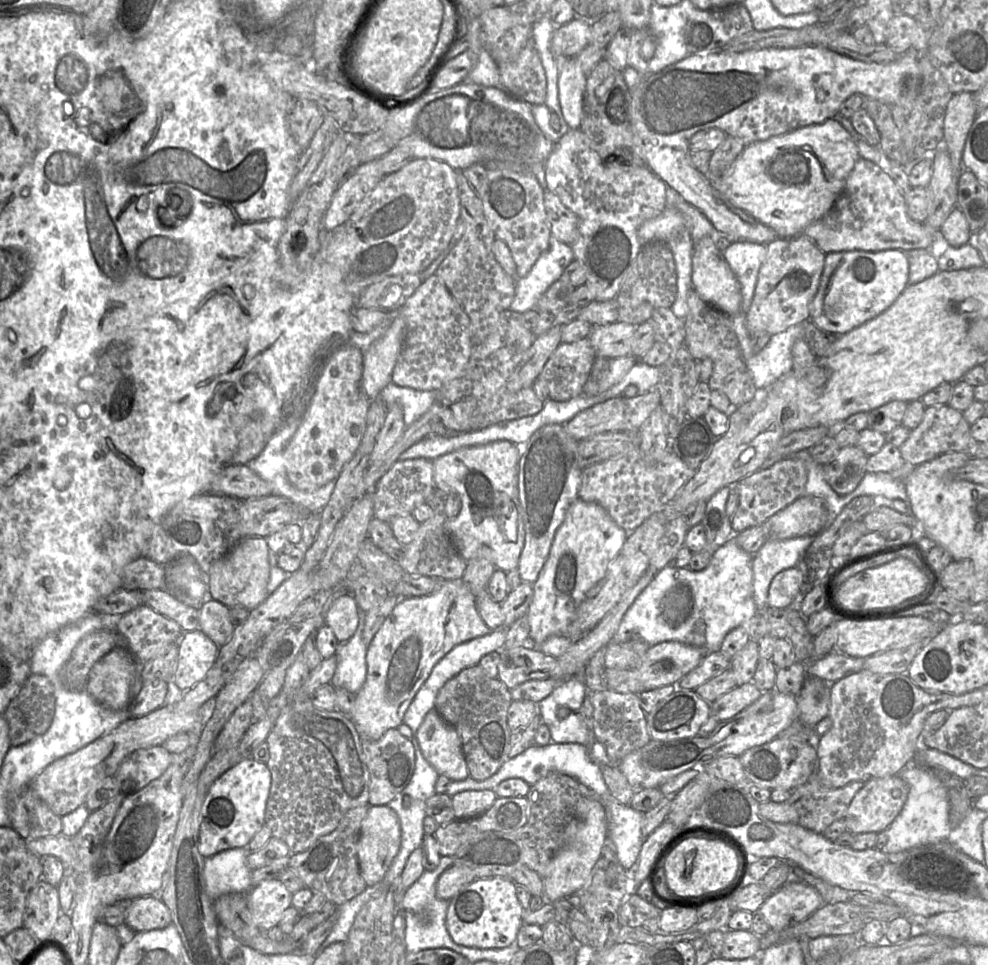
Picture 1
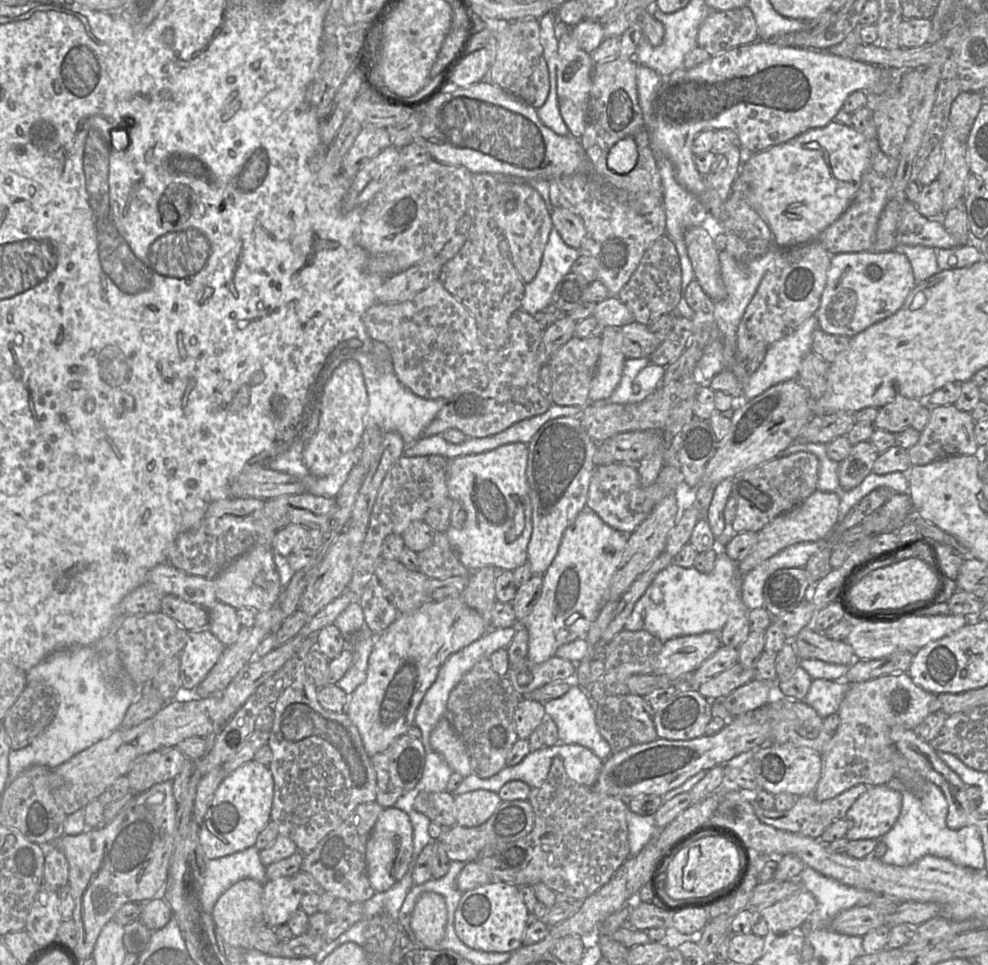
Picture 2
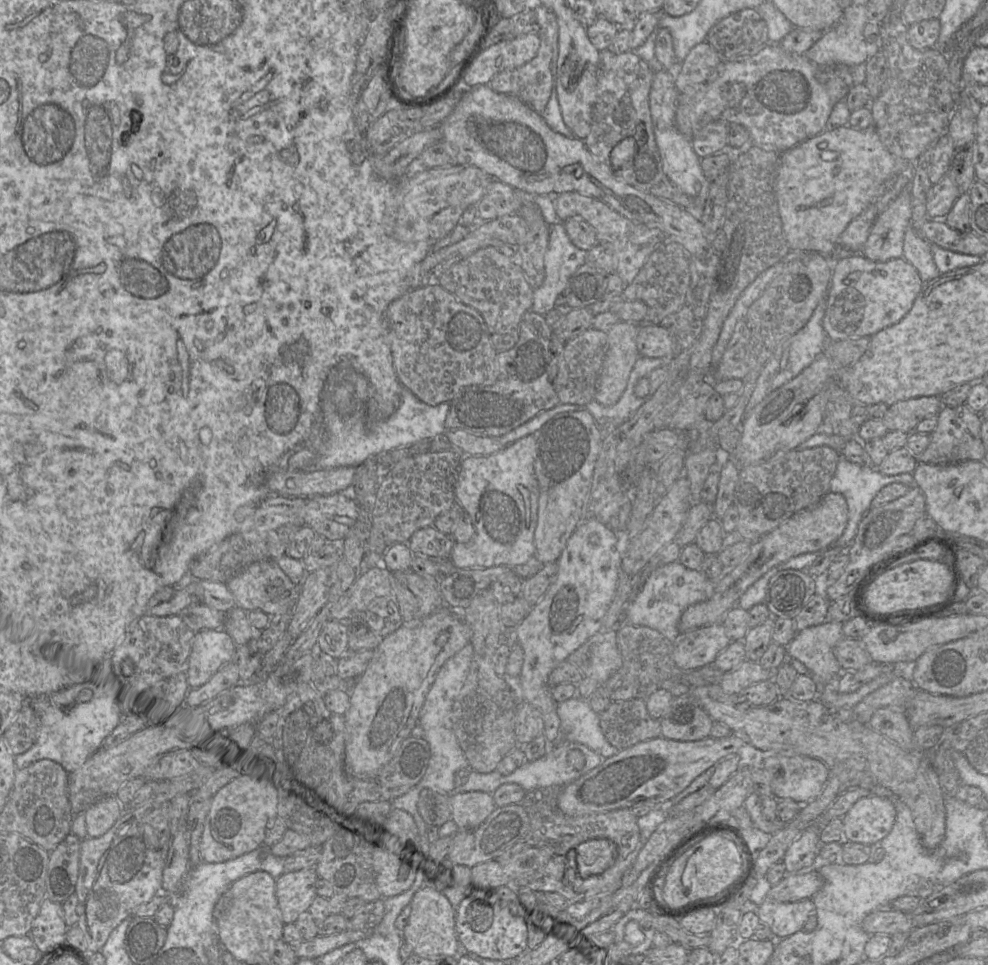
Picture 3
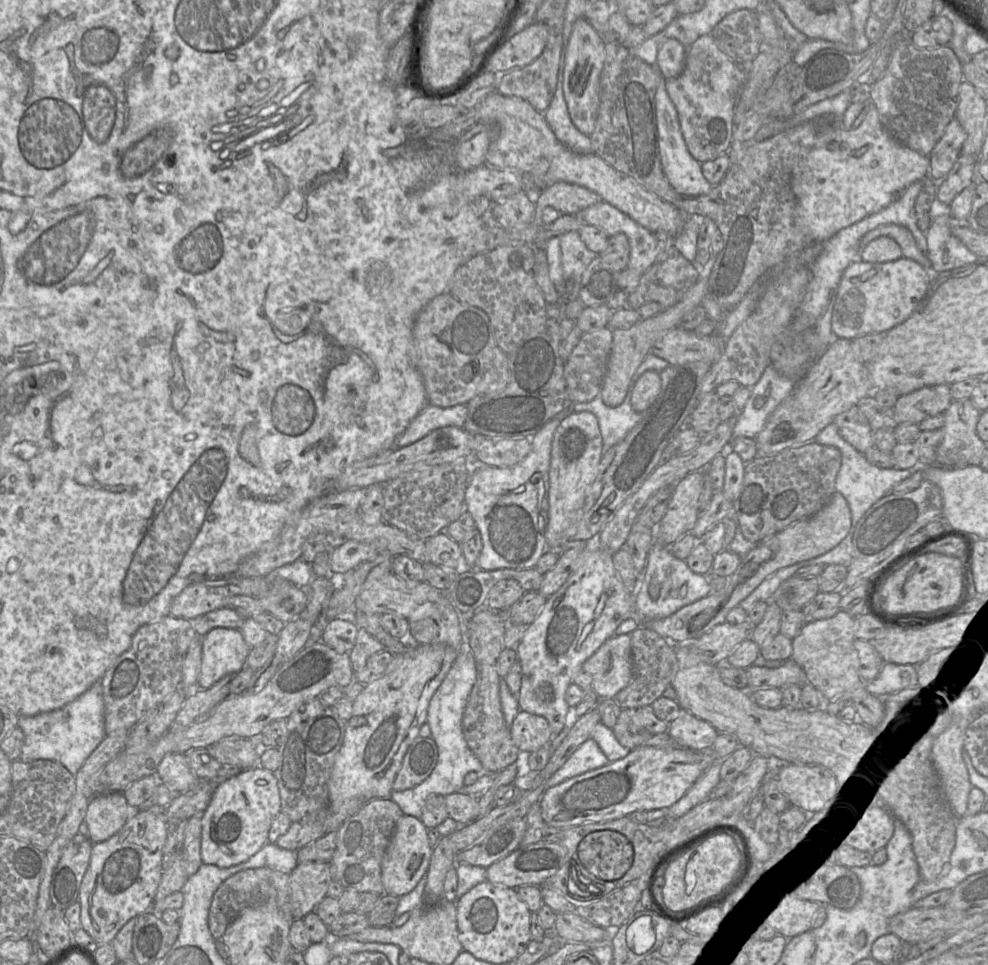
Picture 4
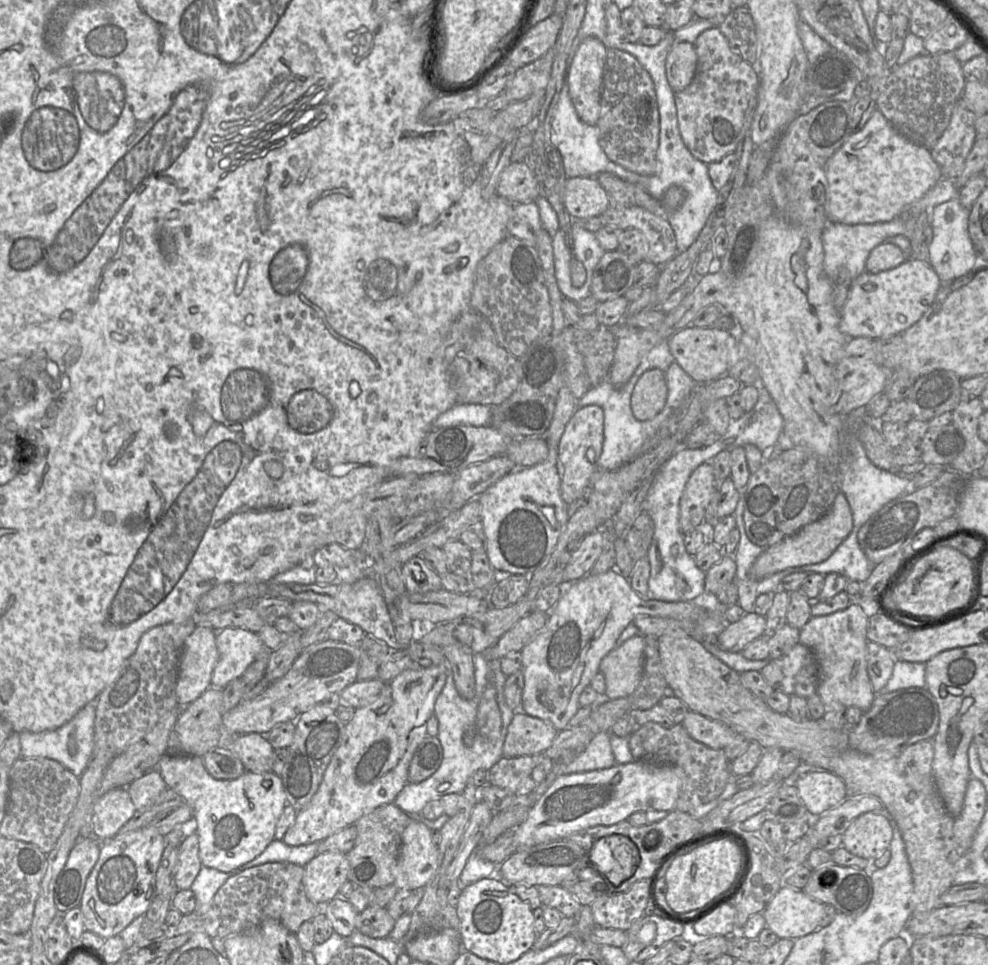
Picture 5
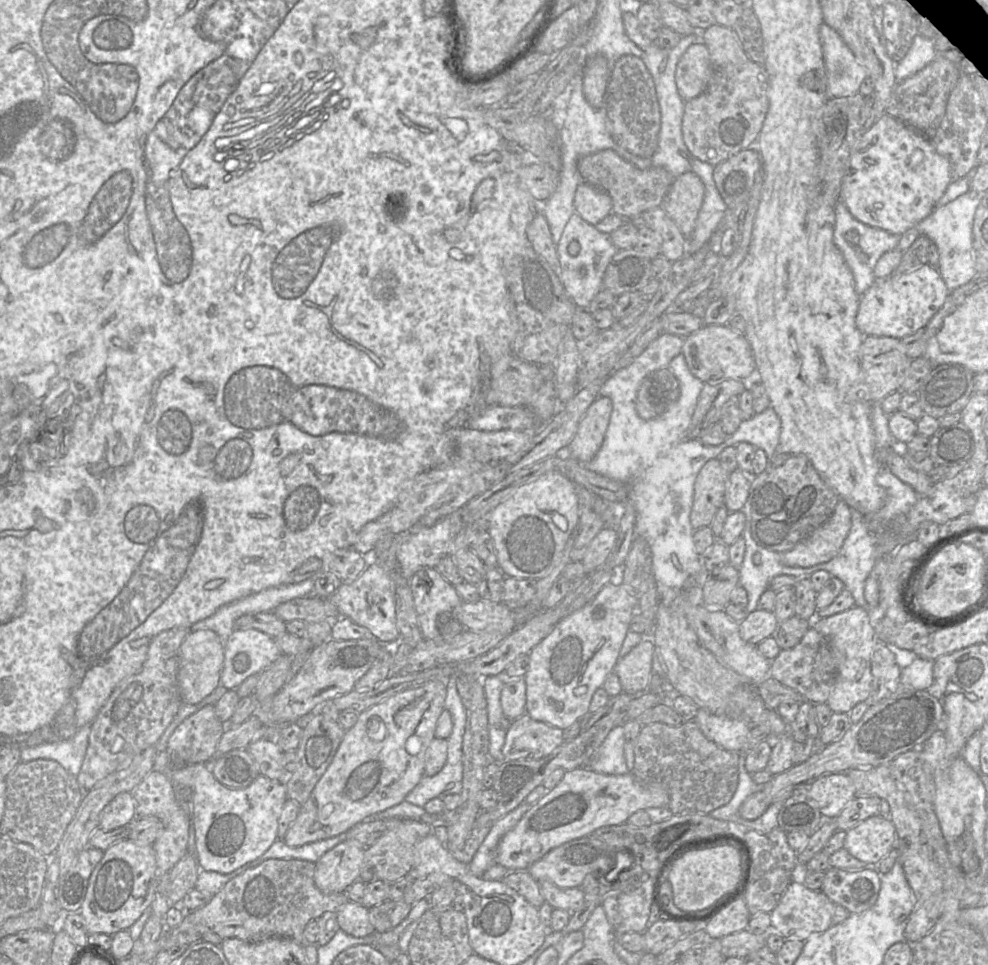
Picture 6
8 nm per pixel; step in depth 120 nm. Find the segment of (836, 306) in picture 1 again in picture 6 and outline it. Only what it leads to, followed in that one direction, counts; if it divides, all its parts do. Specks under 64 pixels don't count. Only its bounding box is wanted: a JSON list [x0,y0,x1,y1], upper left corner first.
[856,264,949,339]

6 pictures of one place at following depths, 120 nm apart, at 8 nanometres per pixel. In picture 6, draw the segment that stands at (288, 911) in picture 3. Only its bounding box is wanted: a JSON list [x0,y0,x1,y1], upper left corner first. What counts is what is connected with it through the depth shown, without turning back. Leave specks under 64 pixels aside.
[314,840,365,893]

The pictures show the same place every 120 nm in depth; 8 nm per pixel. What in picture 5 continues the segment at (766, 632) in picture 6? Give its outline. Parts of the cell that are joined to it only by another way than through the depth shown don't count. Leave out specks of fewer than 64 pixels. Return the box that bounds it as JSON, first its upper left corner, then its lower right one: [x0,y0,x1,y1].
[717,612,766,652]

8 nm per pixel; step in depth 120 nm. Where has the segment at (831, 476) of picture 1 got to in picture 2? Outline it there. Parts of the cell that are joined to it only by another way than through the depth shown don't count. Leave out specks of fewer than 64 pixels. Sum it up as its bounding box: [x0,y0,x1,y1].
[838,441,879,491]

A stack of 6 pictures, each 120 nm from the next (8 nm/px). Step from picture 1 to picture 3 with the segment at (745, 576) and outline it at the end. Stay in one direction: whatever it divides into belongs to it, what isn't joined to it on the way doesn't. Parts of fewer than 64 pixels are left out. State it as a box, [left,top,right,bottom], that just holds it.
[627,560,715,641]

